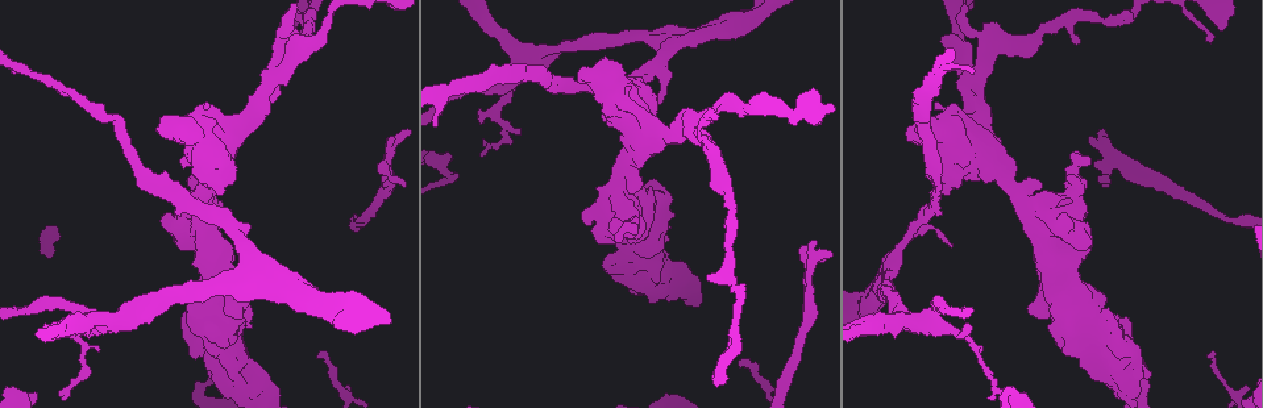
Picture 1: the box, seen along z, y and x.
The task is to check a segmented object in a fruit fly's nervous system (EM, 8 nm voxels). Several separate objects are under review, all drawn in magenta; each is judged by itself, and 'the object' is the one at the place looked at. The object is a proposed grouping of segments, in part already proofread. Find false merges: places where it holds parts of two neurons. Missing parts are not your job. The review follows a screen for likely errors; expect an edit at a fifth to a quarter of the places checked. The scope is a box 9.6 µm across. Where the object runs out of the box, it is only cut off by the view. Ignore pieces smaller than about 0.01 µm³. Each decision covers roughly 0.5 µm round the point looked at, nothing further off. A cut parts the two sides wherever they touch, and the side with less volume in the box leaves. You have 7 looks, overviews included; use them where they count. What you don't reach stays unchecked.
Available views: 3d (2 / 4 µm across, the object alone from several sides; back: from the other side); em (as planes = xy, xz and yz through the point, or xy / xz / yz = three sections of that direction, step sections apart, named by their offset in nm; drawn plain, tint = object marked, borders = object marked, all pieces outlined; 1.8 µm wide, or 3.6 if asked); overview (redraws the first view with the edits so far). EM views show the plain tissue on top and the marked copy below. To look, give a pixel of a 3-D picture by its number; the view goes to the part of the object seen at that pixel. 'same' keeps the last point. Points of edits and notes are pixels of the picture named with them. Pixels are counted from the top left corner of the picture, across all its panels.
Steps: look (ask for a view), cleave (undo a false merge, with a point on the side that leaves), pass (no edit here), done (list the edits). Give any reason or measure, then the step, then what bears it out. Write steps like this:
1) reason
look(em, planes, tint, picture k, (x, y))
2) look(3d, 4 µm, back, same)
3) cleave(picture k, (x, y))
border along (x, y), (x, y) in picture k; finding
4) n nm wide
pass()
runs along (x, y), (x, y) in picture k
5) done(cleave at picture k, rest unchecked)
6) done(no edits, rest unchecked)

abrupt turn
look(em, 3.6 µm, xy, step 16, tint, picture 1, (1067, 313))

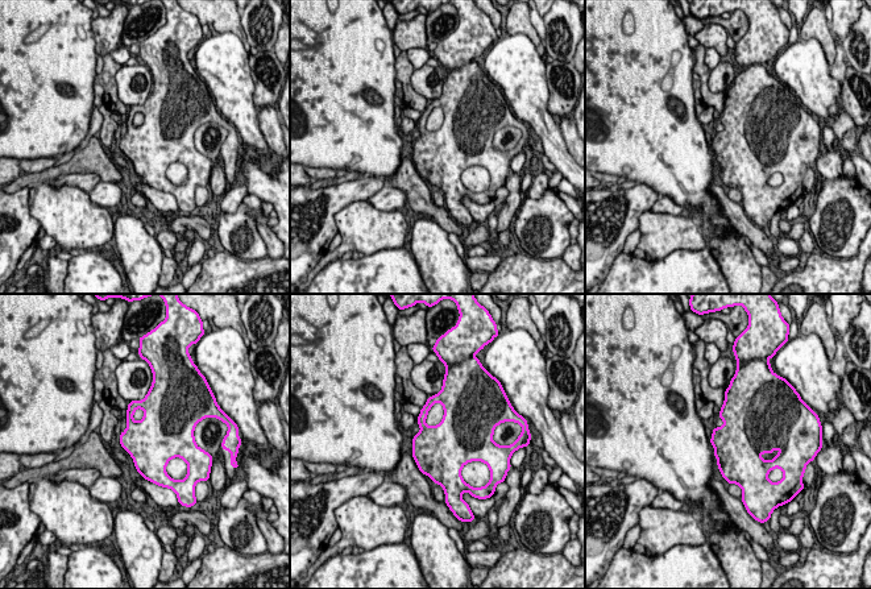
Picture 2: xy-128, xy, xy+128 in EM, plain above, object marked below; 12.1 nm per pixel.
cut it another way
look(em, 3.6 µm, xz, step 16, tint, same)

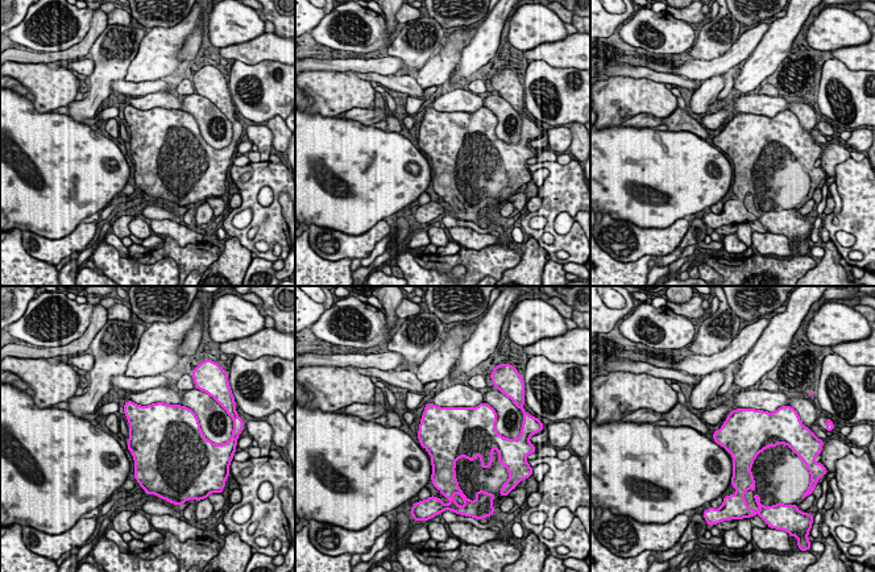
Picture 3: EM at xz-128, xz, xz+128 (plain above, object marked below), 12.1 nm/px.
600 nm wide
pass()
all the same neuron

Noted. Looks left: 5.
calibre changes
look(3d, 4 µm, picture 1, (1077, 200))

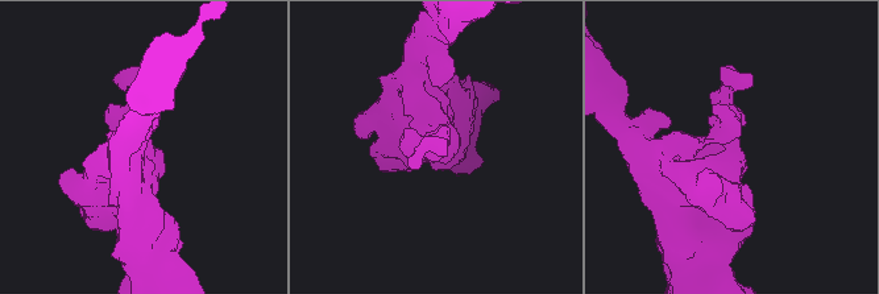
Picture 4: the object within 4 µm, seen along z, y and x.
arms of 260, 500 nm; need the tissue
look(em, planes, tint, picture 4, (733, 146))

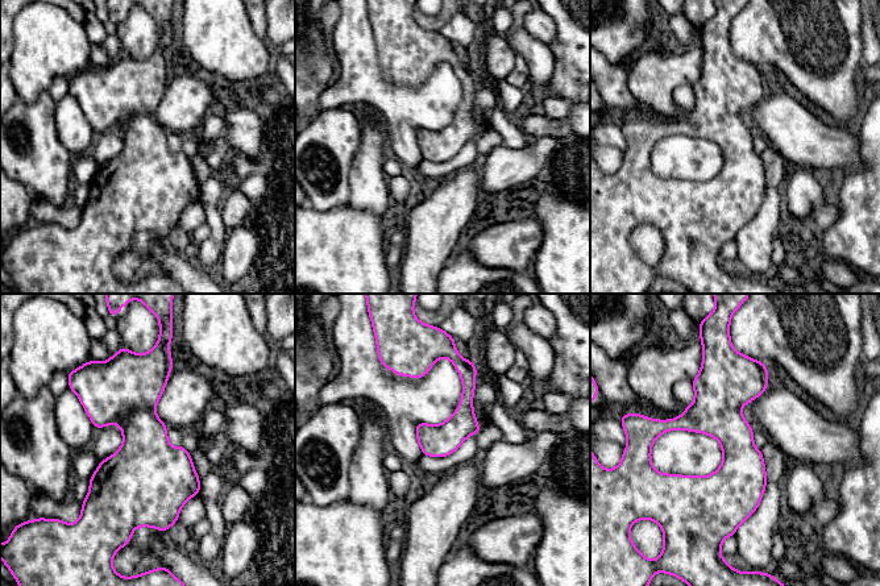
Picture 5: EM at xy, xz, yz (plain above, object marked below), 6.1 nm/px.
pass()
runs along (731, 362), (738, 520) in picture 5; continuous, no second neuron

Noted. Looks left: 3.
touches itself
look(3d, 2 µm, picture 1, (986, 55))

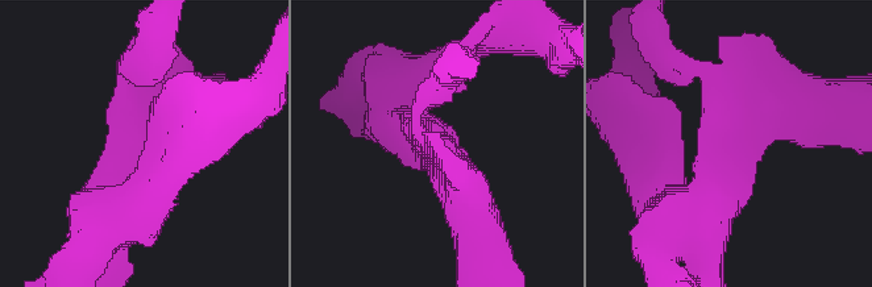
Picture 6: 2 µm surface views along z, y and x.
3 arms
look(em, yz, step 4, tint, picture 6, (139, 153))

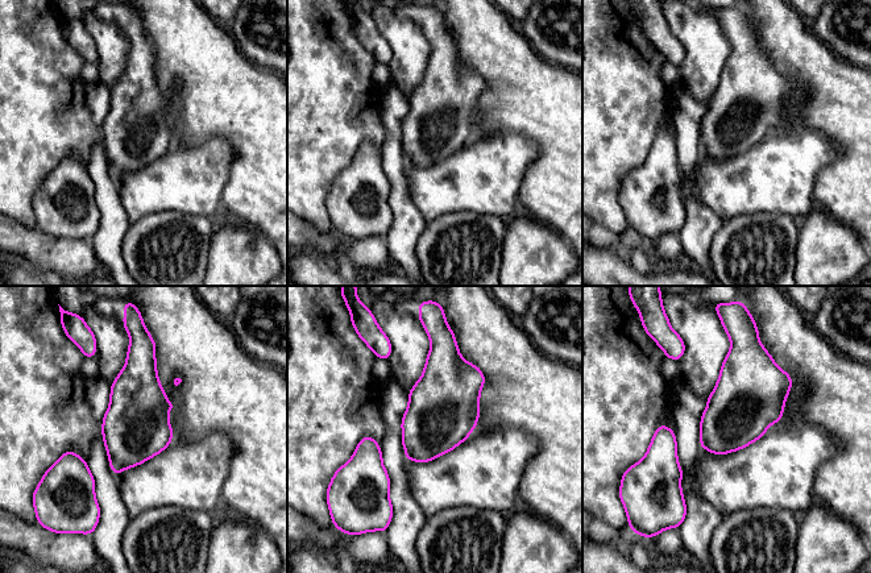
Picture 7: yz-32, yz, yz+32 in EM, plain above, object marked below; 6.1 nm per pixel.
pass()
one neuron here

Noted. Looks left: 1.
done(no edits, rest unchecked)

